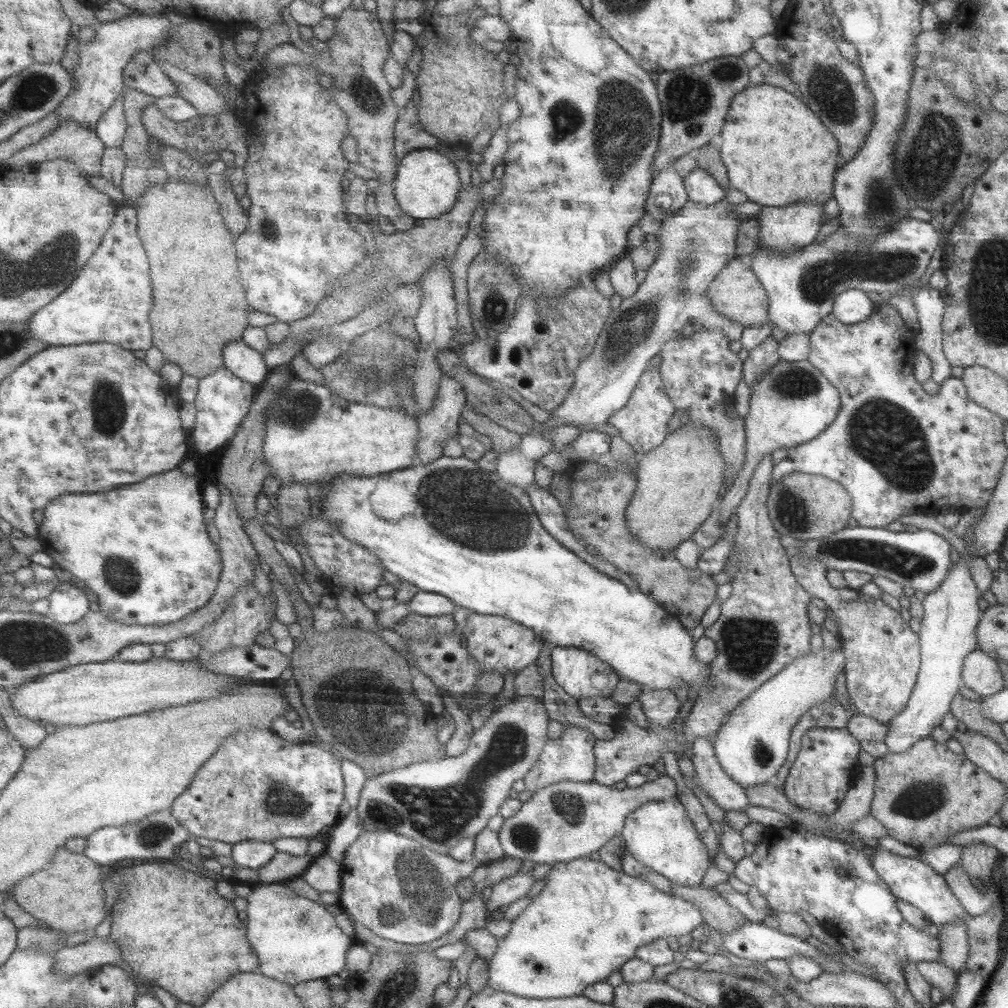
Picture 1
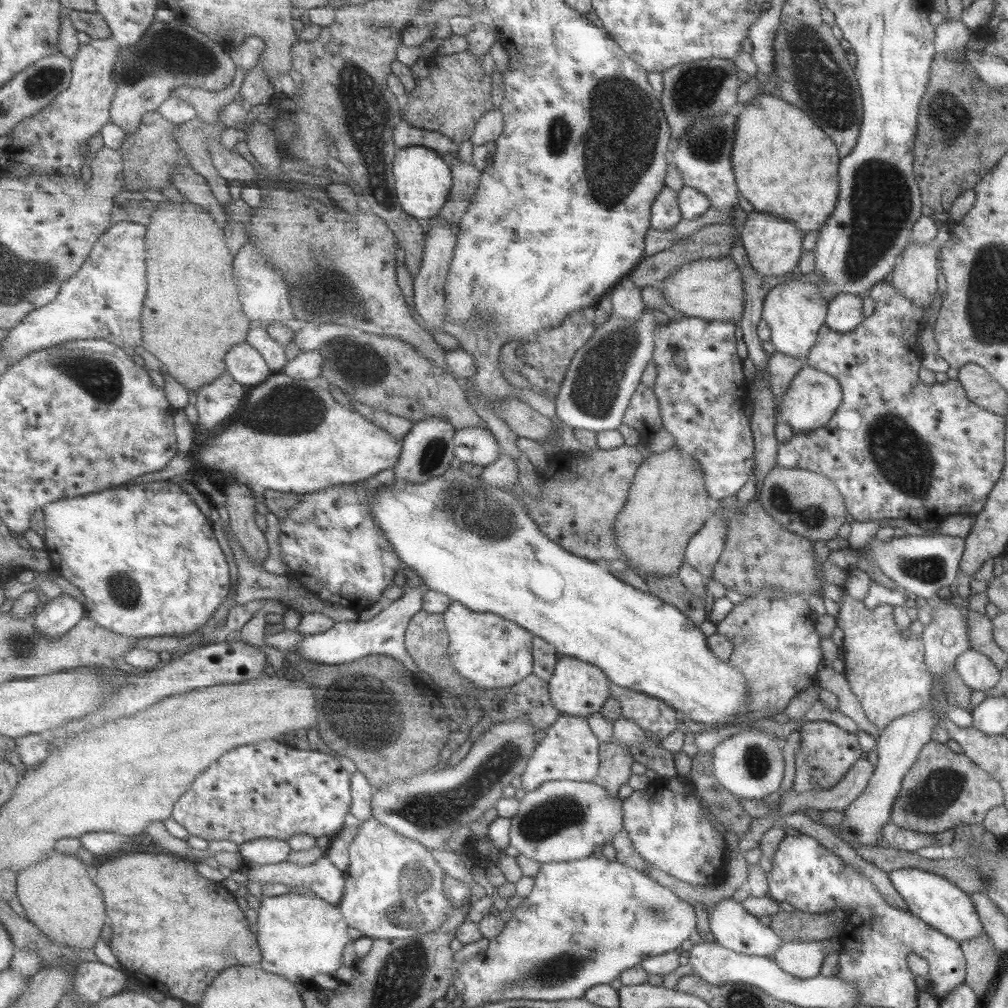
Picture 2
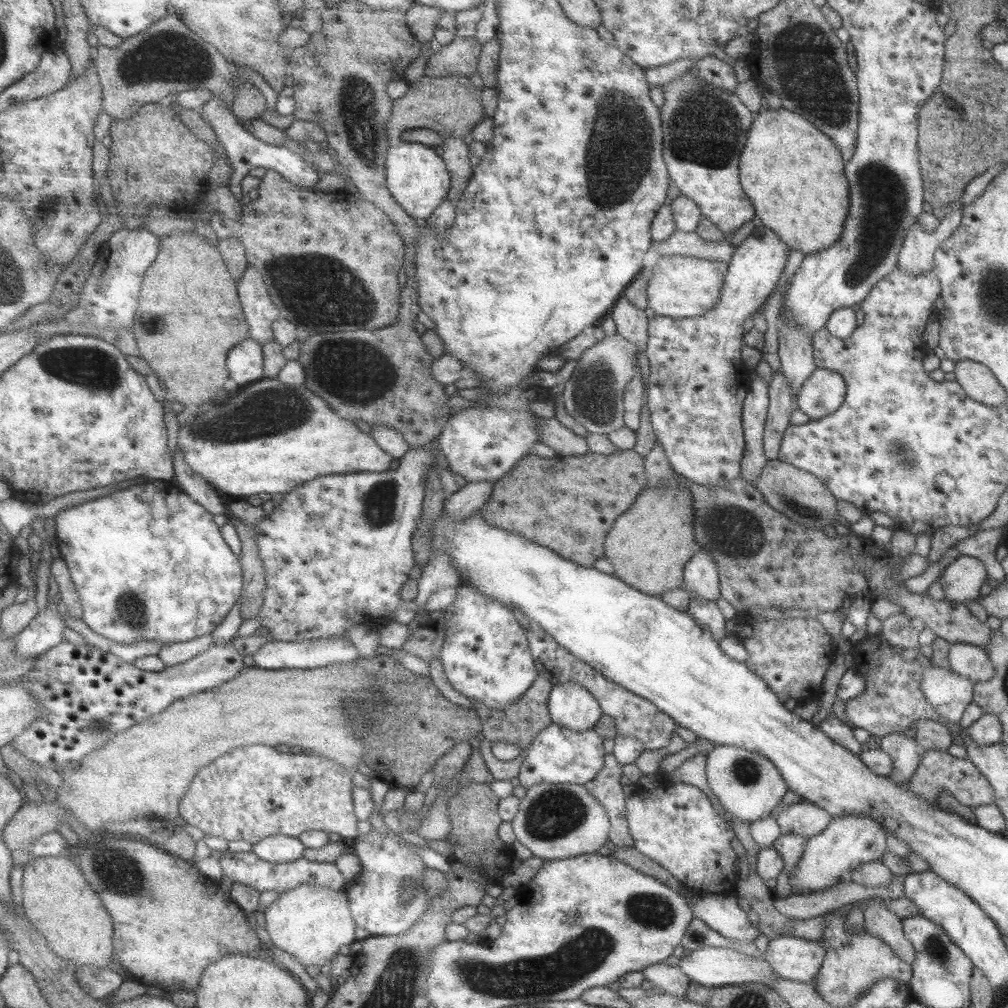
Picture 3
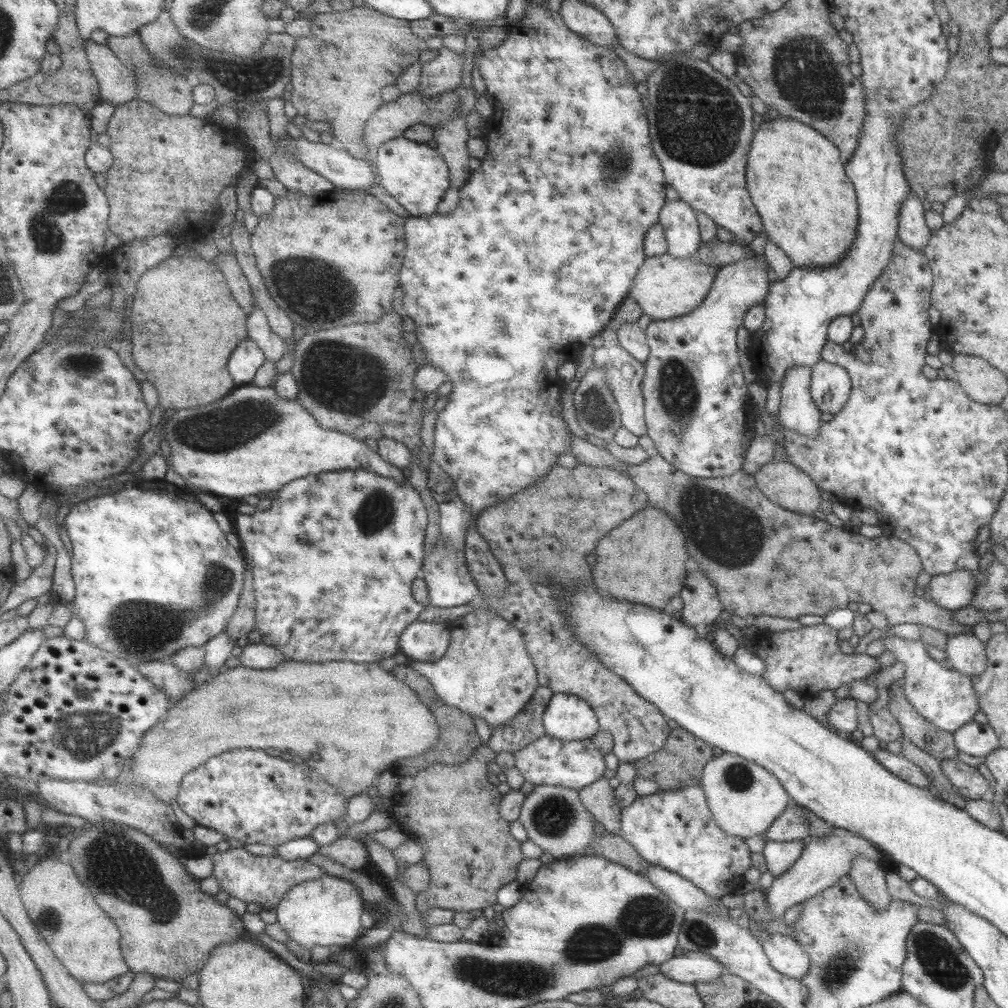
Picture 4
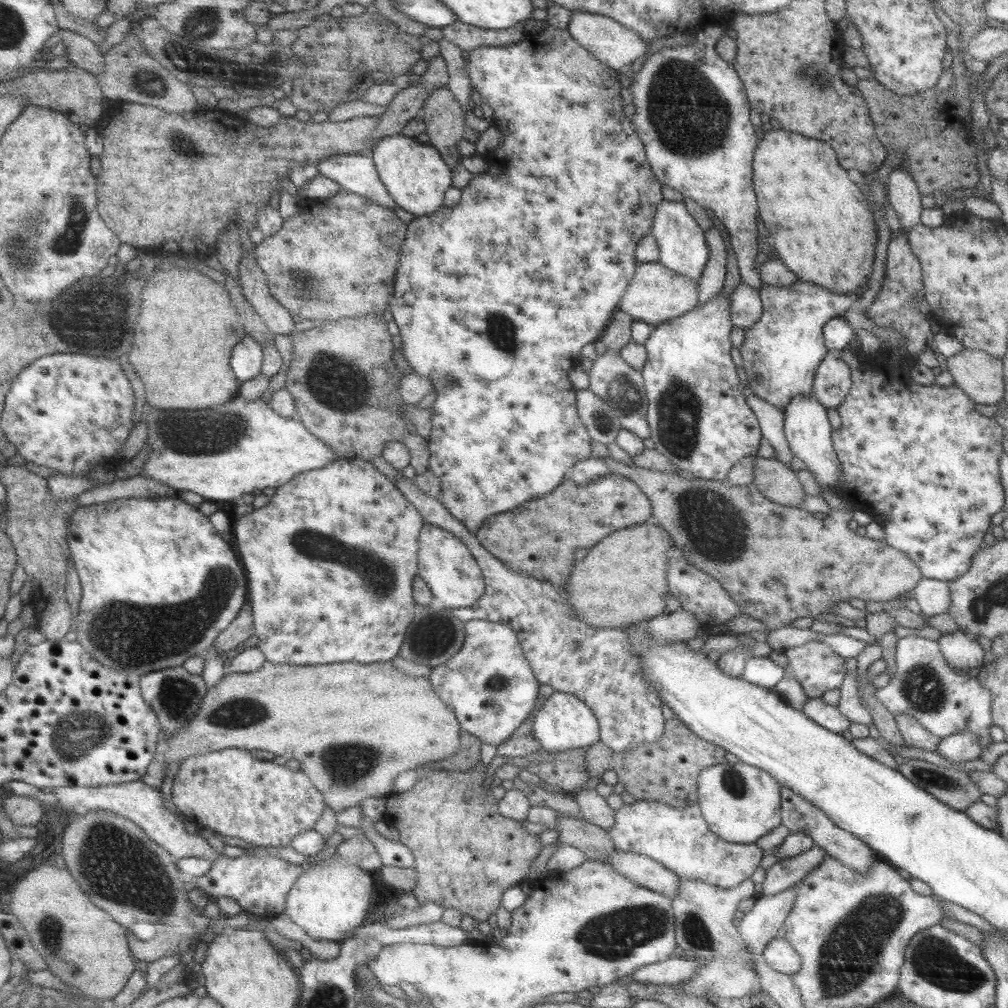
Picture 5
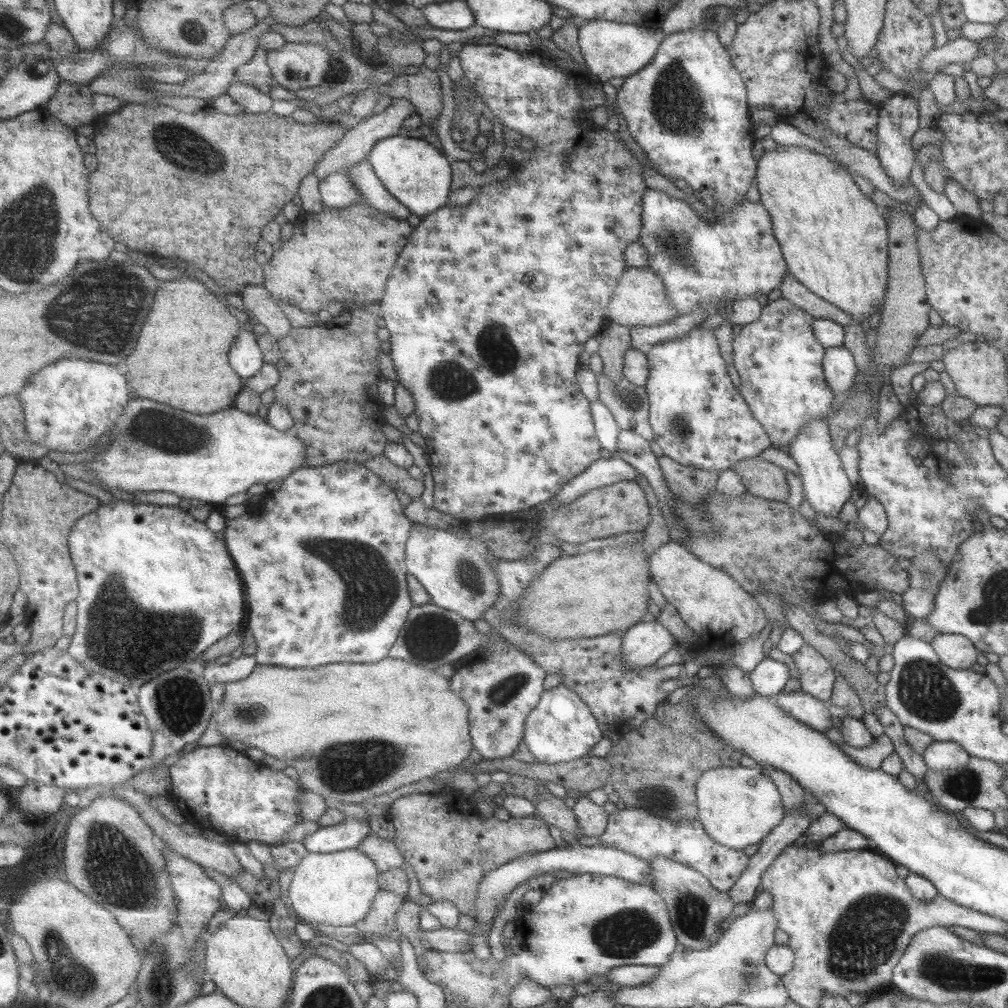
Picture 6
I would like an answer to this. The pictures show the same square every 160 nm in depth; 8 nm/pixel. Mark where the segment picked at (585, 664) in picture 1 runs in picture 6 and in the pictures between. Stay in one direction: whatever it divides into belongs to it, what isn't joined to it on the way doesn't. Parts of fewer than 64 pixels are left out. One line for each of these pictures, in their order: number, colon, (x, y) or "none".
2: (577, 688)
3: (571, 706)
4: (568, 717)
5: (564, 722)
6: (561, 728)

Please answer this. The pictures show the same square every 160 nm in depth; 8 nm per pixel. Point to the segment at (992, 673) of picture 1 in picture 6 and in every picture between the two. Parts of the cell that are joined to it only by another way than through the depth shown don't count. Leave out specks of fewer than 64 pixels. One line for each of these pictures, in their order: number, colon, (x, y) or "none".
2: (976, 671)
3: (972, 662)
4: (966, 654)
5: (959, 651)
6: (957, 652)

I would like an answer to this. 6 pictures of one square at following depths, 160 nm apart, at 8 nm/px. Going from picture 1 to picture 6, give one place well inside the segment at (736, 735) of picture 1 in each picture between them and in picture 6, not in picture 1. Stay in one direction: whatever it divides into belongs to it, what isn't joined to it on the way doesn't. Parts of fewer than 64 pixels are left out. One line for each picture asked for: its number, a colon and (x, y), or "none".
2: (749, 765)
3: (747, 784)
4: (744, 798)
5: (739, 802)
6: (737, 806)

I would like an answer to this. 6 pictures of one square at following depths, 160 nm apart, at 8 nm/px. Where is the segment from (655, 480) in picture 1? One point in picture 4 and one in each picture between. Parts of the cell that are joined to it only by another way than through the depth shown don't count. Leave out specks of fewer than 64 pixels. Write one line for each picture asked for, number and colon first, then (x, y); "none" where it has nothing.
2: (667, 503)
3: (648, 545)
4: (642, 561)

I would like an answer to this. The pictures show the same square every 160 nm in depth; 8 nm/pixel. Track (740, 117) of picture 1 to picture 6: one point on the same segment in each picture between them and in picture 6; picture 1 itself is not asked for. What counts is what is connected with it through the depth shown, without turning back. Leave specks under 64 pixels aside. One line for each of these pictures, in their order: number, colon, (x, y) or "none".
2: (794, 176)
3: (792, 173)
4: (794, 176)
5: (821, 227)
6: (832, 237)

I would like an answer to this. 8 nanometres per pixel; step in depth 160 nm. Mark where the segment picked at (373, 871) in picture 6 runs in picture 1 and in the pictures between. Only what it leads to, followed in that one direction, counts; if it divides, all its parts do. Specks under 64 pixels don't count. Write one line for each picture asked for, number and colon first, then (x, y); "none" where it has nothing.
1: (297, 940)
2: (301, 936)
3: (311, 922)
4: (325, 912)
5: (331, 900)

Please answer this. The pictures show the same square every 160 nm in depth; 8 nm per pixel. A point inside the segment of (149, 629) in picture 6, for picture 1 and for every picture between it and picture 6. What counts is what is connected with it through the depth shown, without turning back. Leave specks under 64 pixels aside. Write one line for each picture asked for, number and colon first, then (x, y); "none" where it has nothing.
1: (144, 550)
2: (145, 557)
3: (148, 563)
4: (156, 542)
5: (160, 584)

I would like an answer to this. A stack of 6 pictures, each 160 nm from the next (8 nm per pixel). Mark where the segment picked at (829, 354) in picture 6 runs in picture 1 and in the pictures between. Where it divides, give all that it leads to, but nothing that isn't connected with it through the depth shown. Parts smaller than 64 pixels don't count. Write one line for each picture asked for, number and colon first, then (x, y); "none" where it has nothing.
1: (791, 403)
2: (811, 397)
3: (822, 392)
4: (830, 385)
5: (831, 382)

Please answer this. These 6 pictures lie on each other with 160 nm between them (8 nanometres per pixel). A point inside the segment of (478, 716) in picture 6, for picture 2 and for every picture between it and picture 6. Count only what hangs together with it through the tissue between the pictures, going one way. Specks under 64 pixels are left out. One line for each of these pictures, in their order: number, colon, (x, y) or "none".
2: (493, 652)
3: (487, 655)
4: (487, 671)
5: (490, 683)

